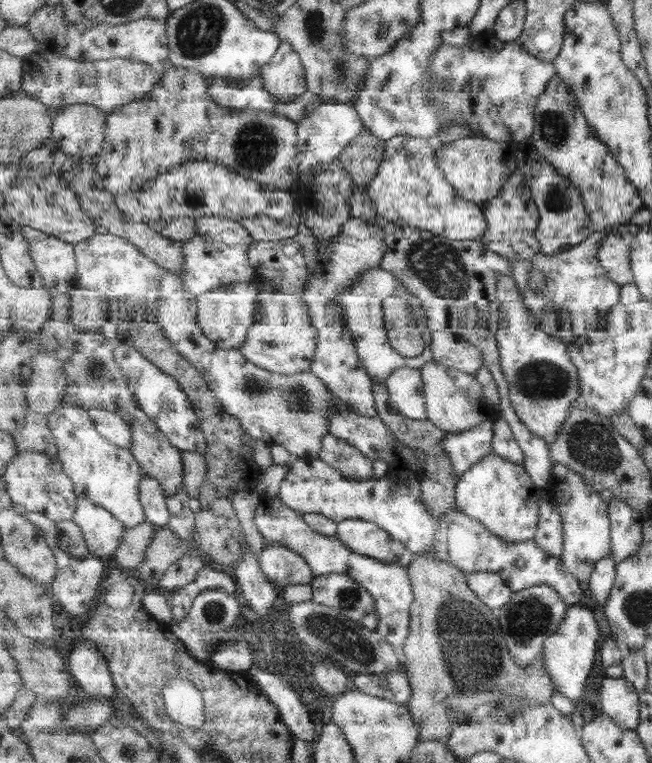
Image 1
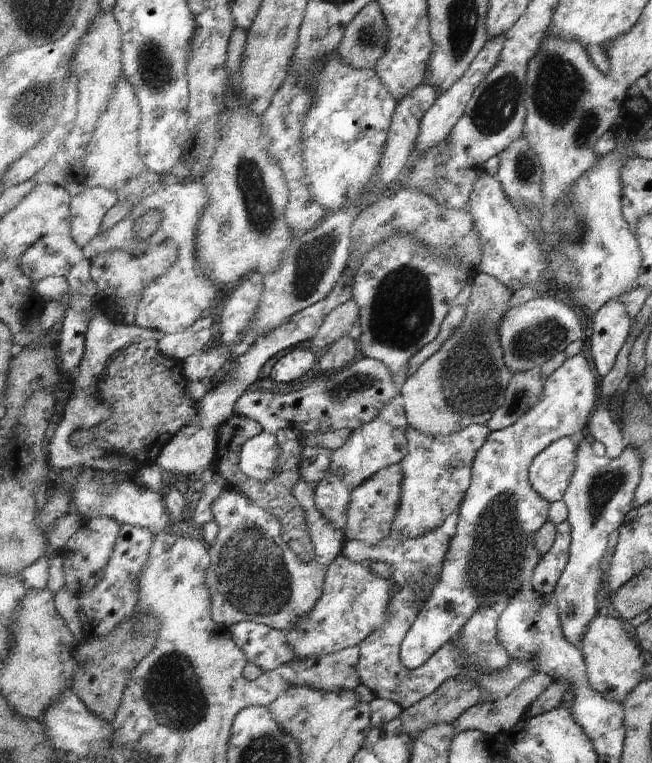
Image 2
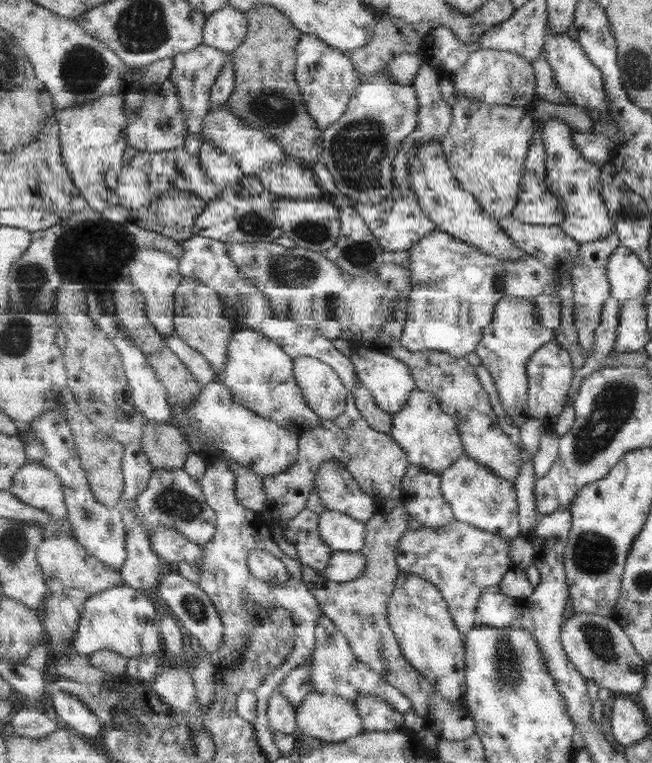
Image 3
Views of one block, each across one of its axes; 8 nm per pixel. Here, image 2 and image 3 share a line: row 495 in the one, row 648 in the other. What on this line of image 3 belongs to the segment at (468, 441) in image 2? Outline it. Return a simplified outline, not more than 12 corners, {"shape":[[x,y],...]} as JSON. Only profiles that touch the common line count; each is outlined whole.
{"shape":[[401,571],[389,622],[443,697],[467,692],[466,634],[429,579]]}

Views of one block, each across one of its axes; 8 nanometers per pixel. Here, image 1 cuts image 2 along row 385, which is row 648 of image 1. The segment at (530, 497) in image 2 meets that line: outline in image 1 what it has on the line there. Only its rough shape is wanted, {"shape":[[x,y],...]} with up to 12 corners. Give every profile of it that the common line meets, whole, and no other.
{"shape":[[569,605],[541,660],[553,689],[577,700],[596,664],[595,614]]}

